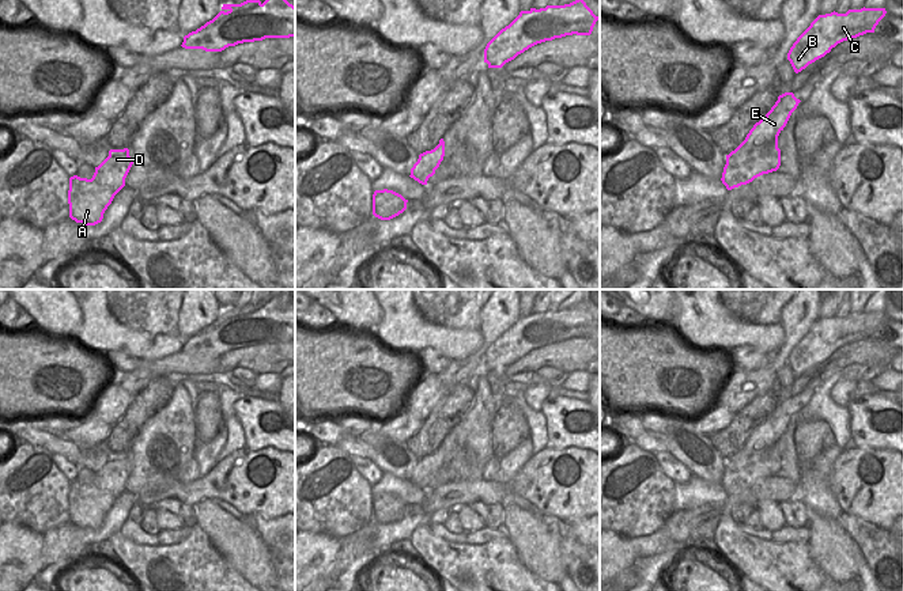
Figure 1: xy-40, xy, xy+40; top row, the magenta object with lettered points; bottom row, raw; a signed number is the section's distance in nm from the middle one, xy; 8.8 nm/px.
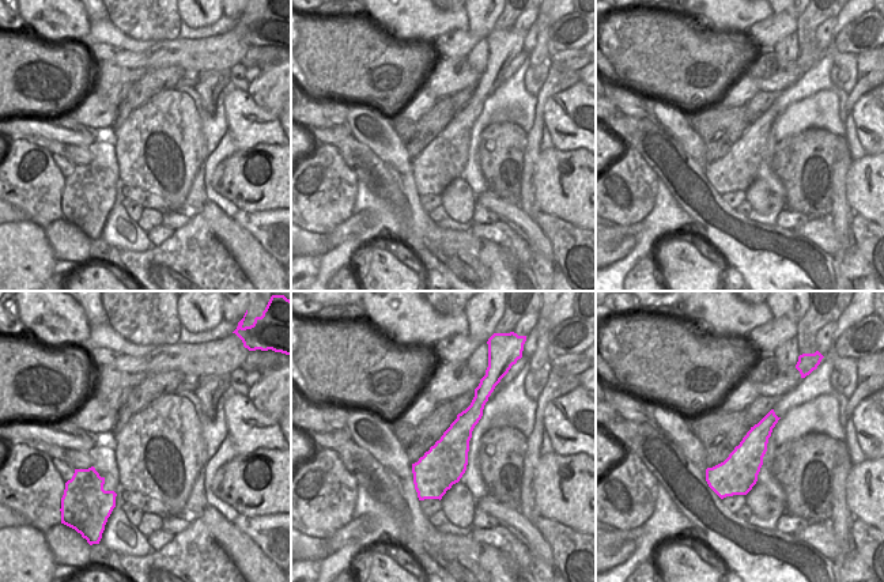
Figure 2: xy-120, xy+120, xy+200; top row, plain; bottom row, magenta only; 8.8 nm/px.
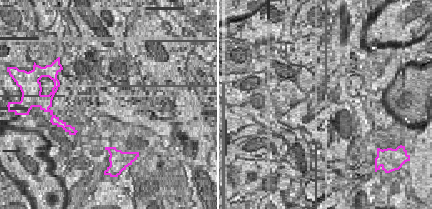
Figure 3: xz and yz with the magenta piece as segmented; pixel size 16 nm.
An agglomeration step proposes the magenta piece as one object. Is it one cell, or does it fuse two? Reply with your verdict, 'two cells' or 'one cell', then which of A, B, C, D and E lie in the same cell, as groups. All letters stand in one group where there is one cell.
two cells | A D / B C E

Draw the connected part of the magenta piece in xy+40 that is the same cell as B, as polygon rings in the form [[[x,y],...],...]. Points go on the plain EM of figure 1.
[[[885,312],[849,314],[846,318],[831,317],[819,319],[797,342],[787,357],[796,378],[824,361],[838,348],[874,337],[879,326],[885,321]]]

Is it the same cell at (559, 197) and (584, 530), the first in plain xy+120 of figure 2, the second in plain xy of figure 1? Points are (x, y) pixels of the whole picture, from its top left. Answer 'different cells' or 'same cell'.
different cells

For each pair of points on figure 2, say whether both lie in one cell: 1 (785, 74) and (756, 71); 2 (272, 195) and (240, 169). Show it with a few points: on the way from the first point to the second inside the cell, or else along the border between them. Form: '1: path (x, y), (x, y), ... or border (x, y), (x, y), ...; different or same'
1: path (778, 74), (763, 71); same
2: path (263, 186), (254, 186), (244, 178); same

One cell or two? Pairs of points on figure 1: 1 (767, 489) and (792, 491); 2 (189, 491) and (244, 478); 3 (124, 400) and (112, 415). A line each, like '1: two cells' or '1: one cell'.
1: one cell
2: one cell
3: one cell

